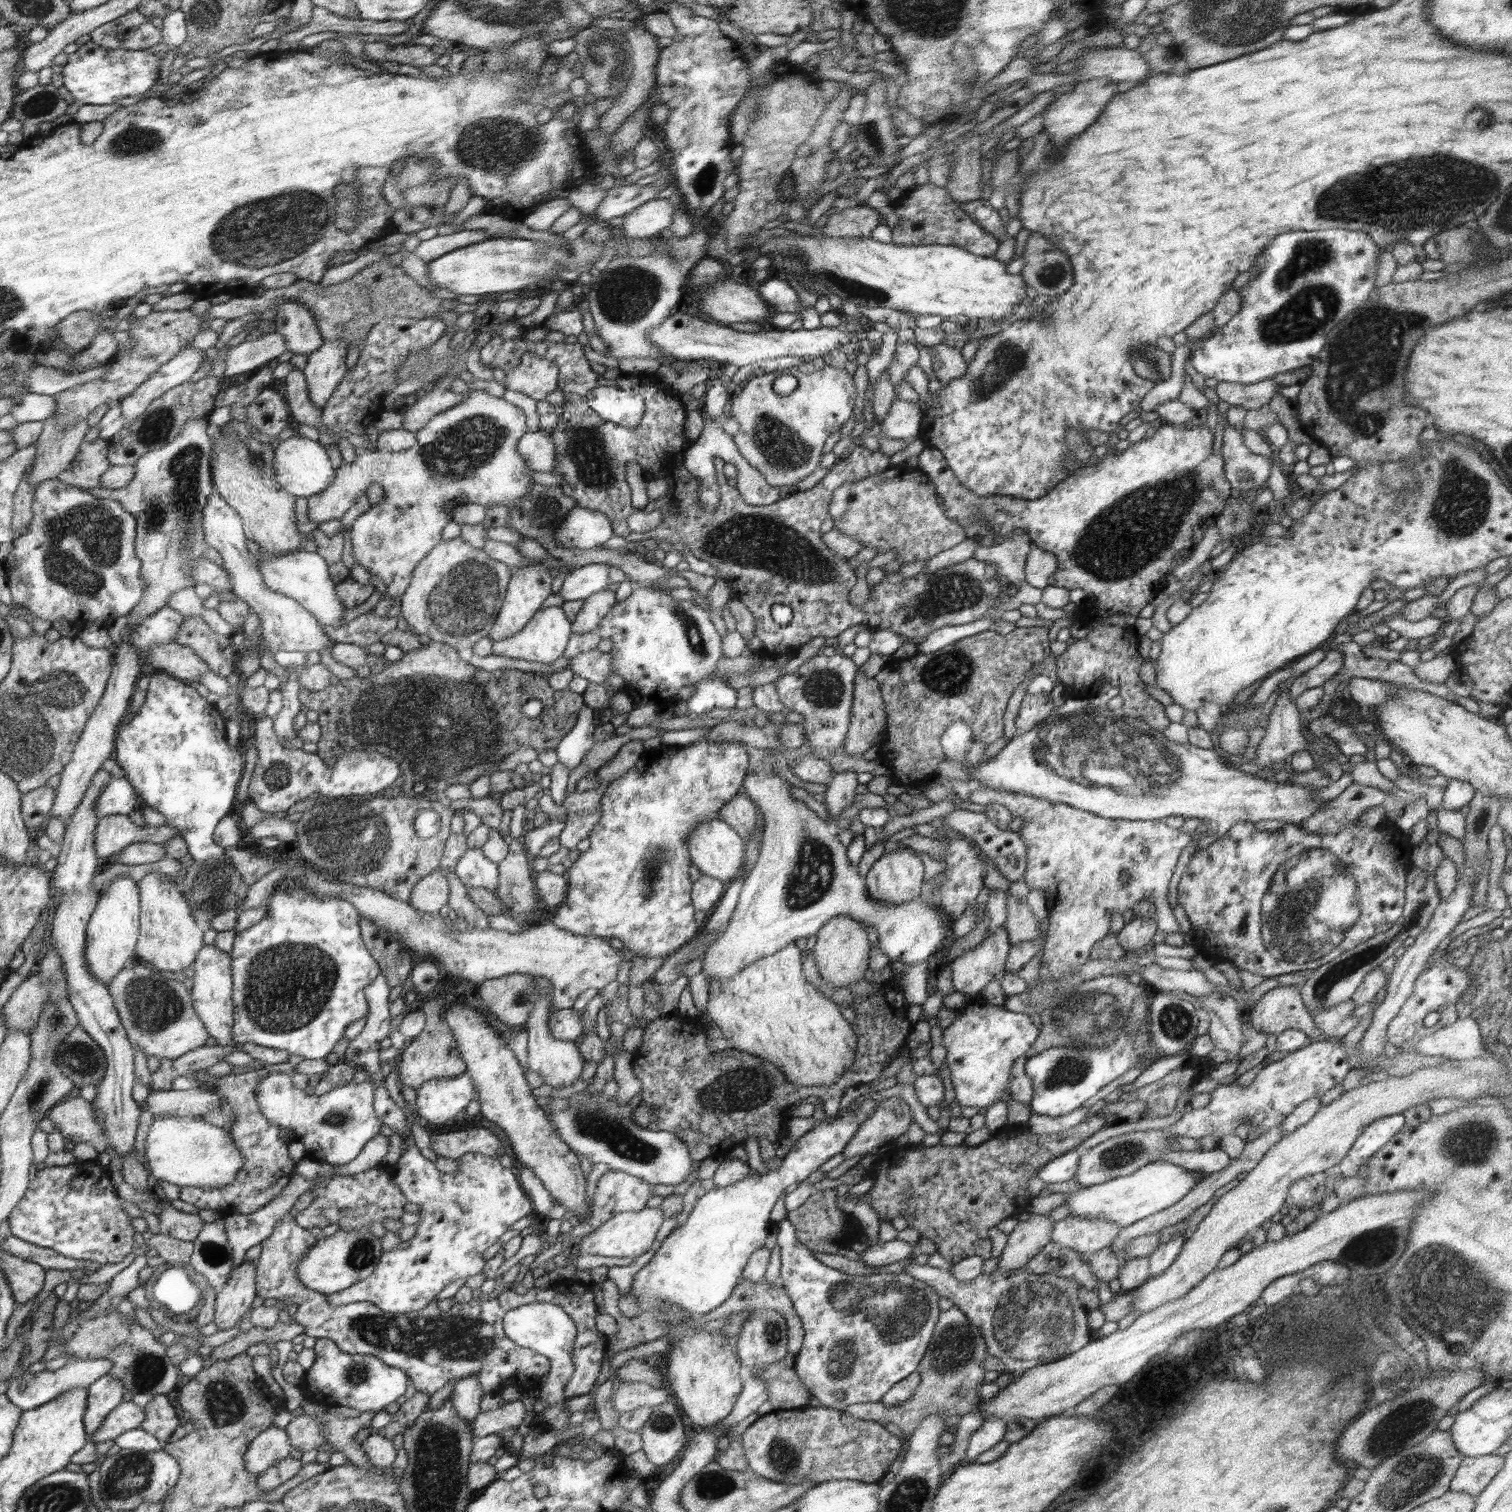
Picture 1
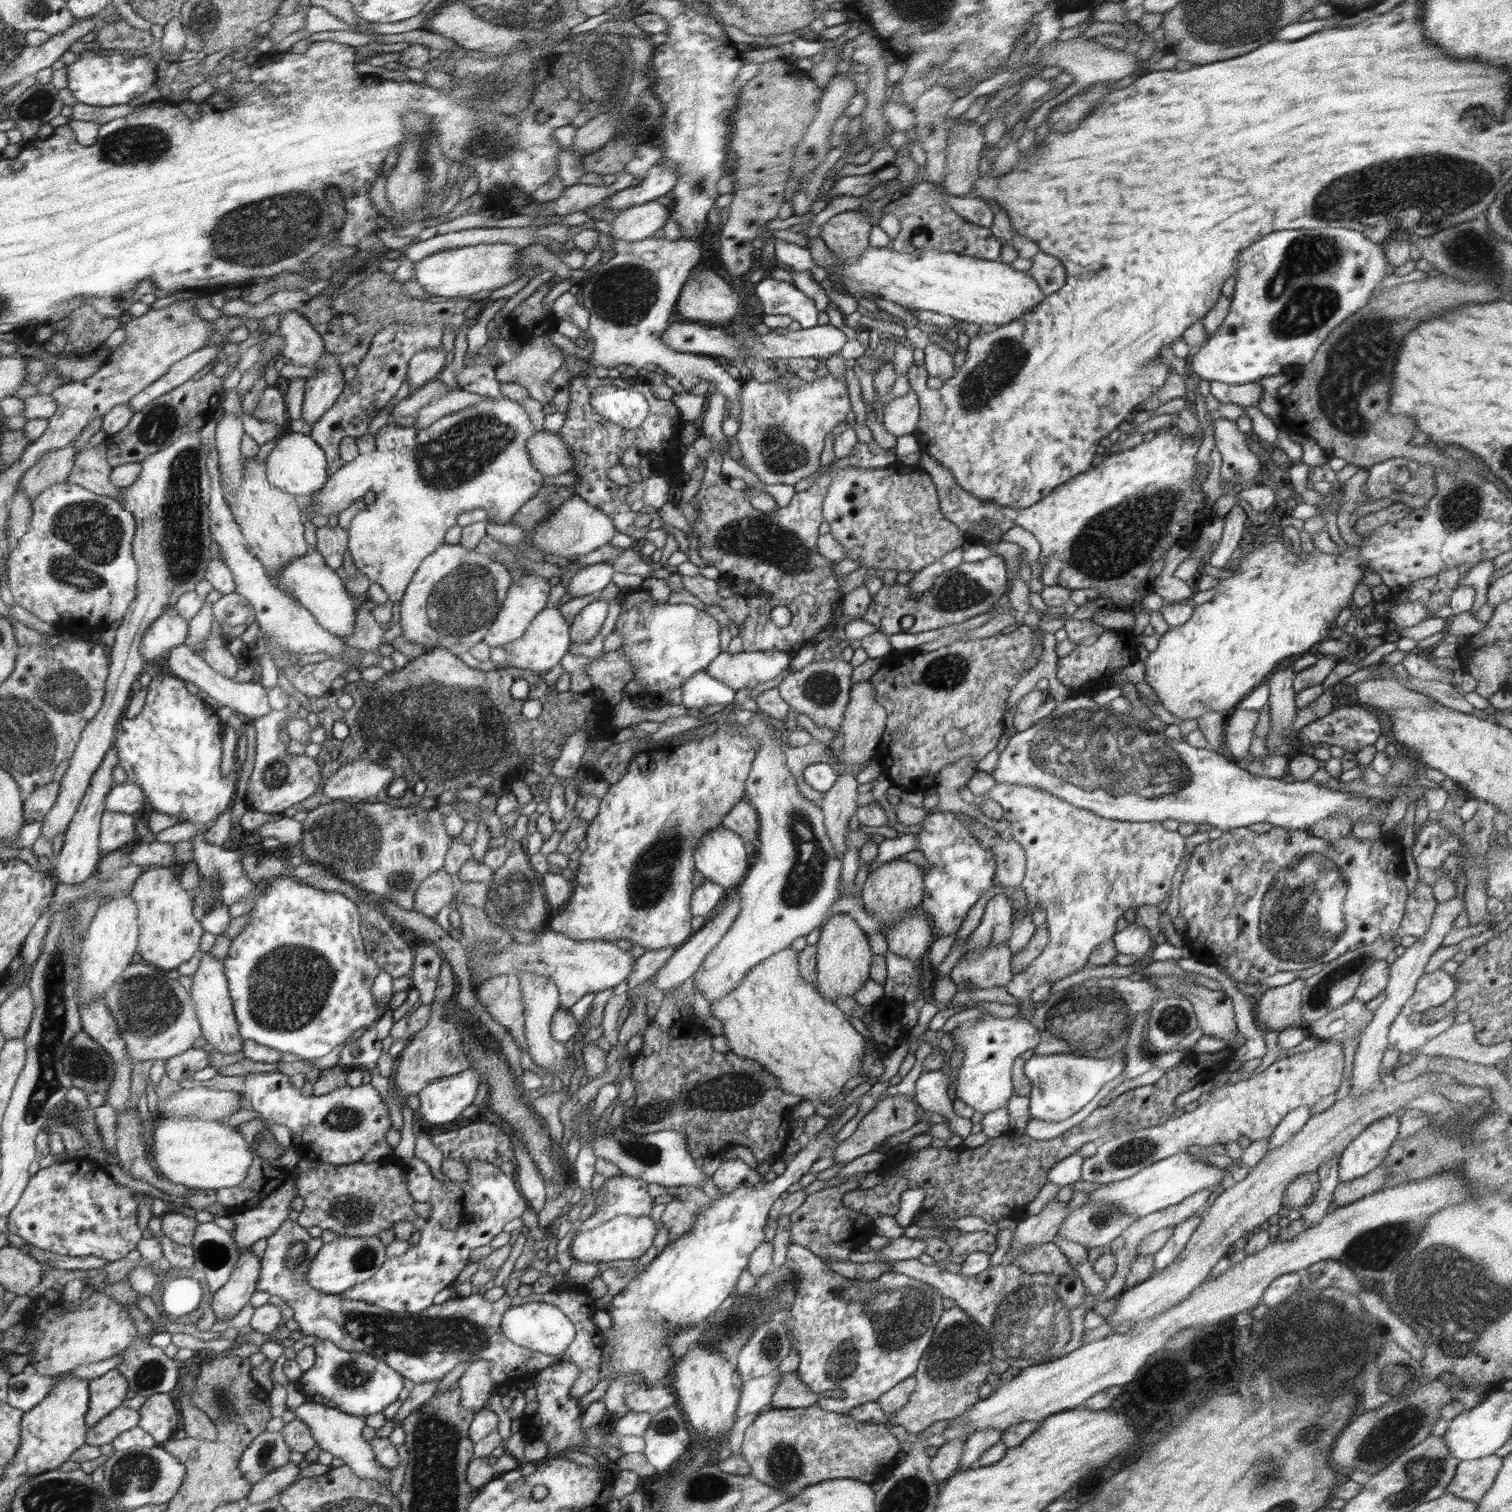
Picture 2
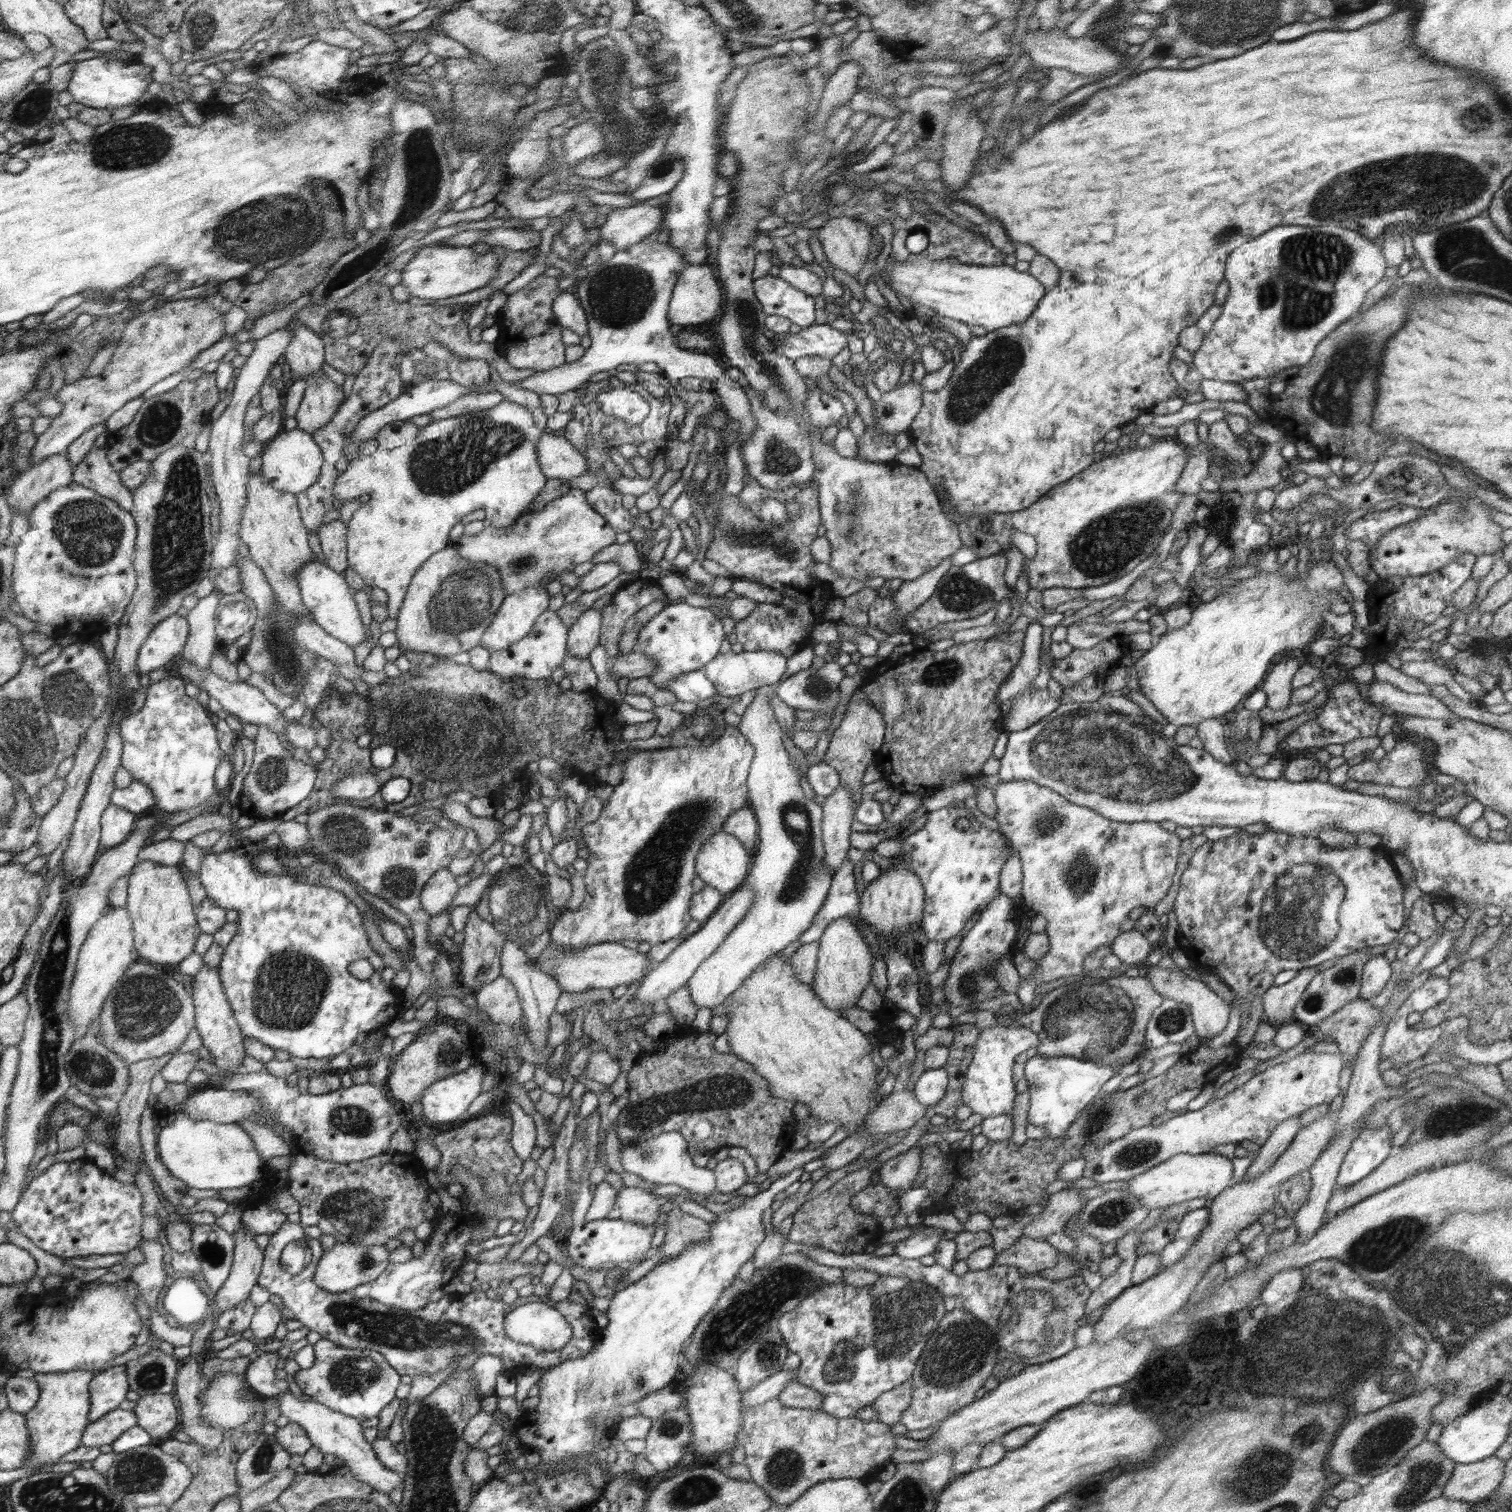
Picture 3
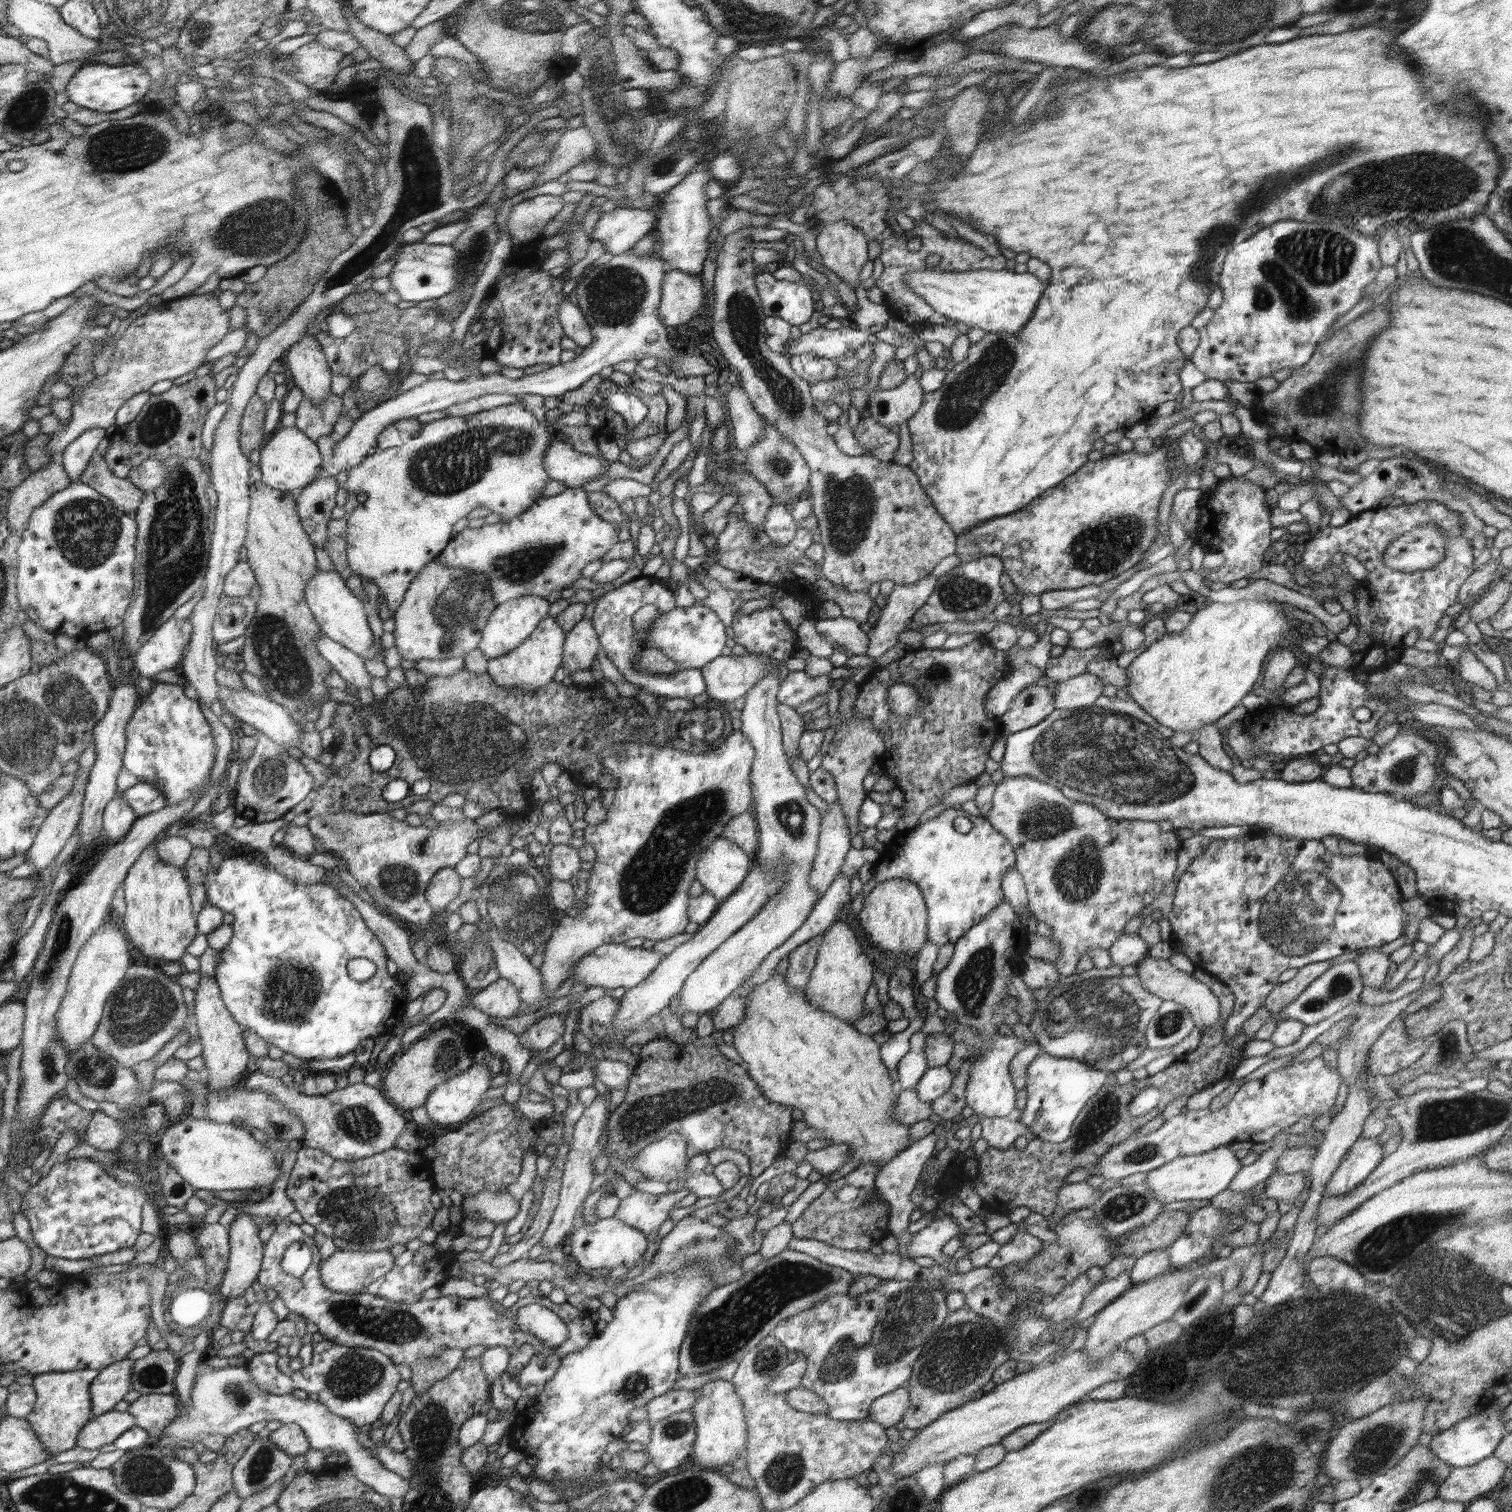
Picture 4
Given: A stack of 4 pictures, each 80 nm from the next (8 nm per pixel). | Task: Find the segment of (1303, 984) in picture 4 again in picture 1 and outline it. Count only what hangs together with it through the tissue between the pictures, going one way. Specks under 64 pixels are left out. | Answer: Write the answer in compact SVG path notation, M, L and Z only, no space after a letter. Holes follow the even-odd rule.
M1279 985L1265 993L1260 1000L1247 1012L1248 1022L1260 1032L1271 1034L1280 1034L1288 1029L1298 1029L1305 1032L1313 1042L1316 1041L1334 1041L1340 1046L1344 1036L1336 1034L1323 1034L1315 1027L1315 1019L1308 1012L1306 1005L1301 999L1299 985Z

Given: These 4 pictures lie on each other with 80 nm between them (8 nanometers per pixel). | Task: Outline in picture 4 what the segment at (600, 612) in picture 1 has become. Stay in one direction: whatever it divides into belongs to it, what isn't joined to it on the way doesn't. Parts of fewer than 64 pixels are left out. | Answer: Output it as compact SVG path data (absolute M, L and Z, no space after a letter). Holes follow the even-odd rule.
M583 619L566 634L562 666L570 674L586 671L591 669L598 652L601 652L601 644L597 630L592 625L592 620Z

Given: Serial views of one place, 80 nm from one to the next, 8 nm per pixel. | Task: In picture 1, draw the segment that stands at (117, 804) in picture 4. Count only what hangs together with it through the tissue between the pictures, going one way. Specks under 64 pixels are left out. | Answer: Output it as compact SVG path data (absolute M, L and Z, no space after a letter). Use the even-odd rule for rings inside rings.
M111 814L99 819L96 830L96 849L100 857L110 859L130 843L150 842L164 844L169 838L180 835L173 826L138 826L129 815Z

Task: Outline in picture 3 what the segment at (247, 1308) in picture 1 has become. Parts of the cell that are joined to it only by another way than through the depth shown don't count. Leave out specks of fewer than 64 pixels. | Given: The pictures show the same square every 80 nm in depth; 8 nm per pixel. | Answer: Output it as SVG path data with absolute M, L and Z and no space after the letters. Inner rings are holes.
M238 1228L233 1236L236 1246L233 1250L231 1271L223 1286L215 1292L213 1306L217 1316L236 1307L249 1296L263 1267L264 1253L258 1248L252 1232L246 1228Z

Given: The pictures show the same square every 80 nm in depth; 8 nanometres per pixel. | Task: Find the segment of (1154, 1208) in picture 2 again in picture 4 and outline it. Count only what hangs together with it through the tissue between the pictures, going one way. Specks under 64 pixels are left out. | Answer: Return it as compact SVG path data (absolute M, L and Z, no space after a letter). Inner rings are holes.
M1225 1145L1204 1154L1178 1157L1166 1165L1142 1175L1146 1180L1144 1183L1150 1187L1153 1195L1164 1204L1170 1204L1176 1200L1208 1200L1214 1198L1228 1188L1230 1181L1243 1167L1230 1147L1230 1145Z

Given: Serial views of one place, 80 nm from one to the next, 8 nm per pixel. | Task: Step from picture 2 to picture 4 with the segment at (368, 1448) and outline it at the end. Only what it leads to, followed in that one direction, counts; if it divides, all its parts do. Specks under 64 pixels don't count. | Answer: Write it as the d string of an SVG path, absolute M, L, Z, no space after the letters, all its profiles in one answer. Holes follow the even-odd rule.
M203 1358L198 1363L198 1374L190 1392L189 1403L181 1406L177 1419L161 1432L161 1438L169 1438L166 1443L193 1446L193 1442L201 1442L203 1434L221 1434L226 1438L262 1420L279 1420L283 1425L294 1423L304 1429L314 1450L321 1450L326 1454L337 1450L335 1452L338 1454L346 1454L348 1462L345 1466L358 1480L362 1480L382 1496L406 1496L410 1488L409 1482L399 1474L384 1468L376 1457L368 1453L368 1448L358 1443L358 1427L330 1412L325 1404L309 1398L300 1399L292 1393L271 1393L254 1382L247 1368L210 1368L208 1365L208 1360Z

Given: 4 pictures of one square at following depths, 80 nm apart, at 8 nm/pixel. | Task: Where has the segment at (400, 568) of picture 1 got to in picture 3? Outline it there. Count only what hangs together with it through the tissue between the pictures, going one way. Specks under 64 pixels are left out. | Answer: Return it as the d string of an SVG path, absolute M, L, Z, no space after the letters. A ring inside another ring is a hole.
M505 399L504 402L498 404L494 408L486 408L486 411L470 412L454 419L438 420L432 422L425 427L419 429L418 436L408 444L399 446L395 449L377 449L370 455L359 455L354 460L350 460L346 471L337 476L333 493L335 498L343 500L343 502L359 498L362 494L369 494L370 499L366 503L362 503L360 508L353 513L348 522L348 565L358 572L368 587L382 588L388 595L388 615L390 619L396 619L405 595L408 594L409 584L413 582L413 576L420 570L423 563L430 559L433 554L448 548L454 542L454 528L458 528L458 524L462 524L462 519L473 510L485 510L485 516L491 524L496 528L506 528L513 525L525 510L531 506L541 491L544 490L545 484L550 479L544 476L540 465L540 457L537 453L537 442L544 435L544 430L538 428L533 420L533 416L526 410L526 407L513 403Z

